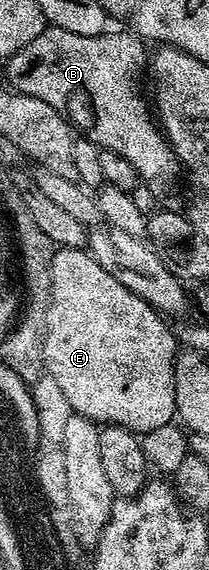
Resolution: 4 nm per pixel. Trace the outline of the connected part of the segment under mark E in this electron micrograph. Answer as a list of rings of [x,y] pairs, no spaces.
[[[58,248],[54,253],[50,263],[50,273],[52,274],[52,306],[48,310],[48,330],[43,340],[44,362],[46,363],[45,375],[56,378],[56,383],[60,385],[60,390],[68,397],[68,406],[71,413],[93,420],[99,426],[115,424],[121,428],[127,428],[135,434],[145,434],[158,429],[159,426],[171,423],[175,419],[174,403],[176,402],[176,386],[174,385],[174,358],[180,351],[179,341],[170,333],[170,328],[165,324],[163,313],[153,308],[144,298],[132,294],[100,262],[96,262],[90,257],[89,251],[81,248]]]

